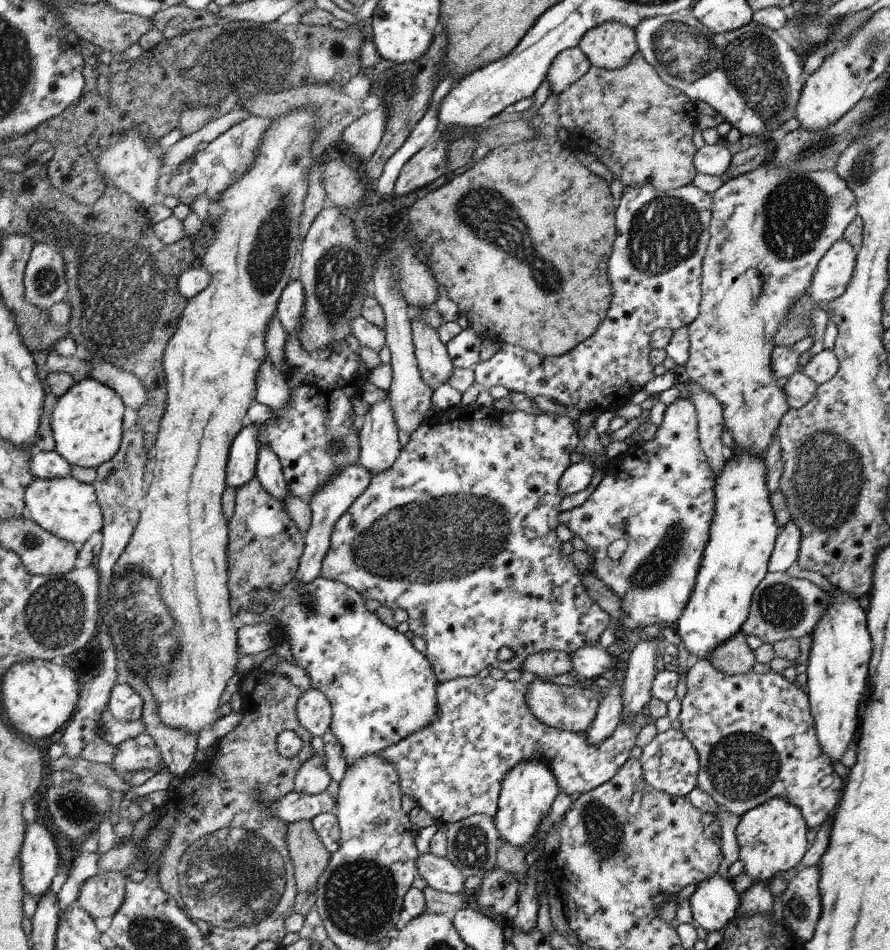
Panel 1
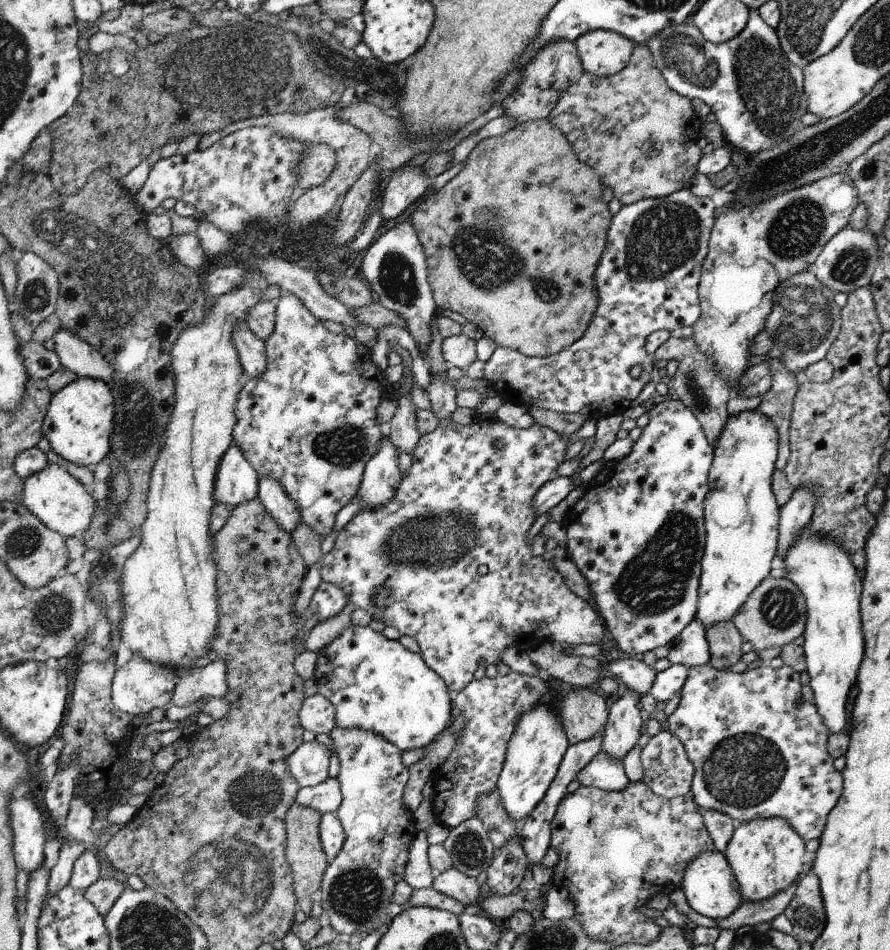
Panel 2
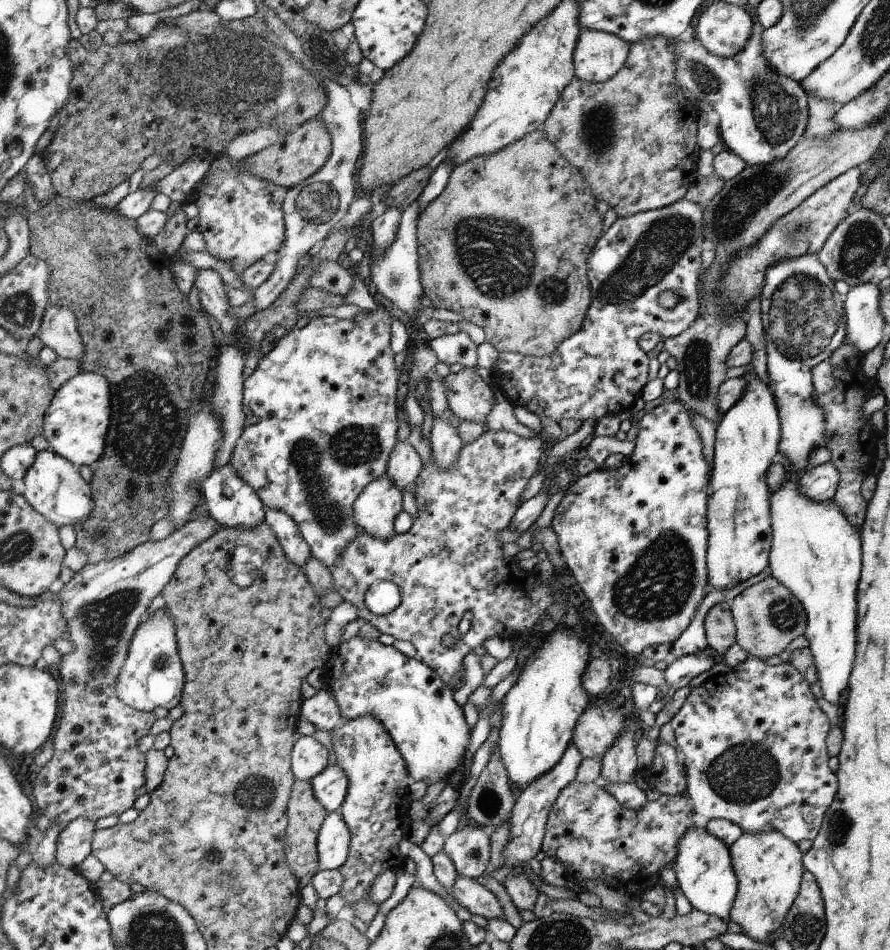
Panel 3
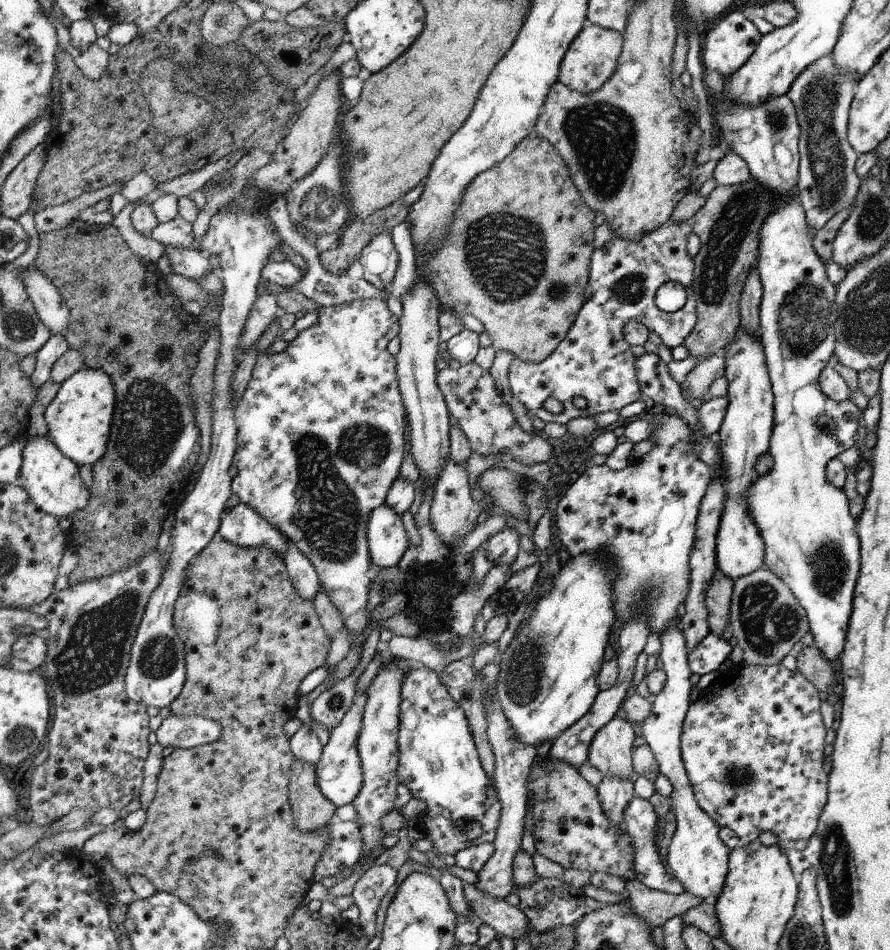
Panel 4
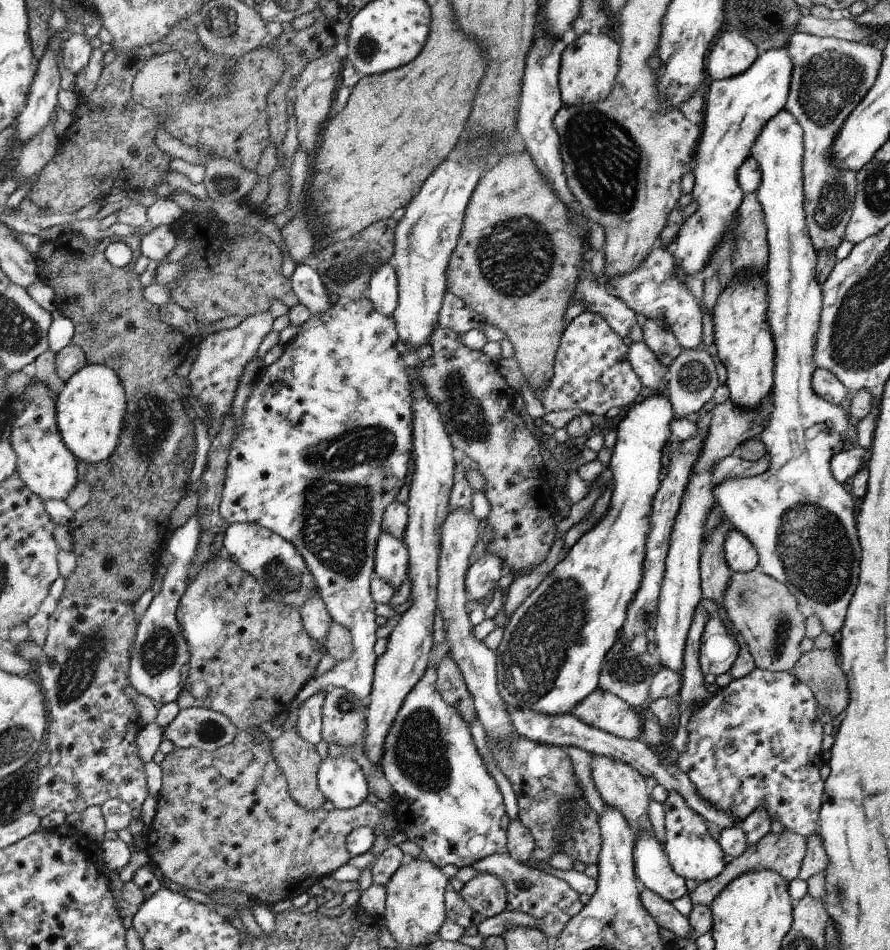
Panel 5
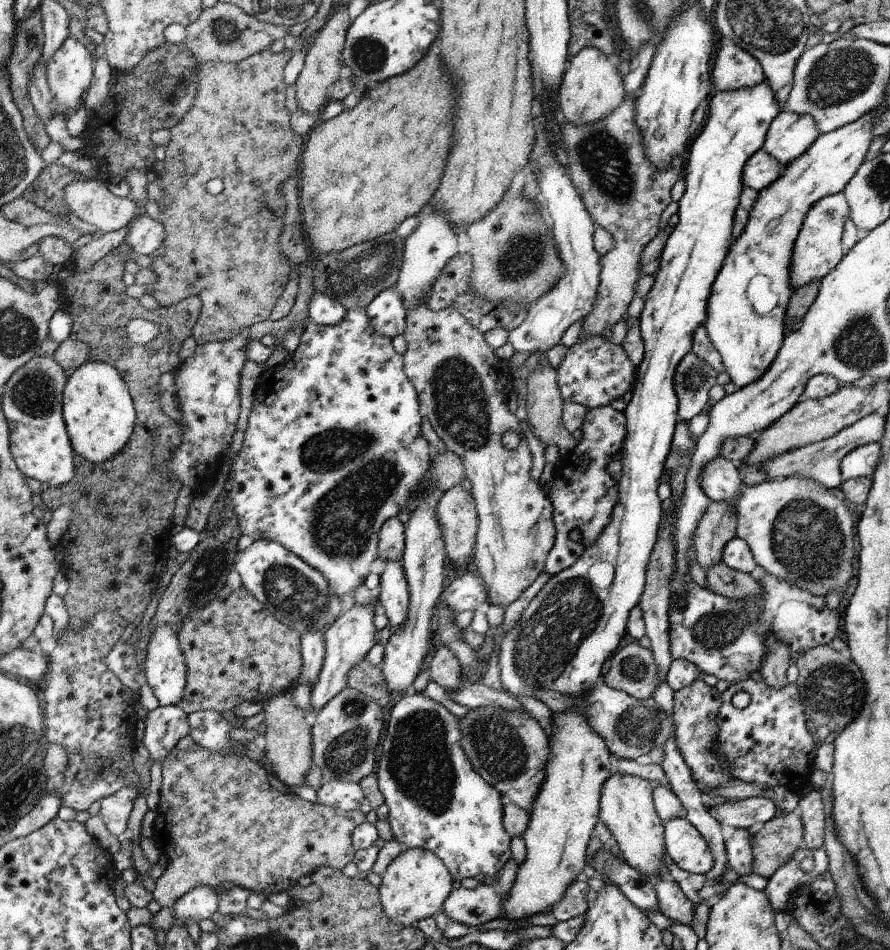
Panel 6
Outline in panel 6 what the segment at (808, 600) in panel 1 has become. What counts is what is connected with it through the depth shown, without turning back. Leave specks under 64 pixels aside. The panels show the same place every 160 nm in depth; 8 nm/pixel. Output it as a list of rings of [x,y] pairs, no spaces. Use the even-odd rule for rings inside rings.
[[[723,560],[713,564],[705,573],[707,587],[723,597],[752,600],[761,595],[761,586],[750,573],[734,570]],[[767,635],[766,638],[769,651],[759,672],[770,688],[781,689],[788,684],[786,671],[790,665],[795,664],[796,659],[791,657],[788,645],[778,641],[773,635]]]

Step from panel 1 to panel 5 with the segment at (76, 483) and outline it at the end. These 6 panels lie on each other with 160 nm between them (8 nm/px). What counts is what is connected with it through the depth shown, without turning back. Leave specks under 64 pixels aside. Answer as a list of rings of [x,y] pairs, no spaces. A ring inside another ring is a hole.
[[[33,378],[26,389],[23,390],[21,398],[23,398],[24,409],[22,414],[18,414],[12,427],[7,432],[7,438],[10,440],[15,452],[17,453],[17,472],[21,479],[37,494],[44,499],[65,500],[74,489],[76,484],[76,466],[81,466],[80,462],[76,462],[74,453],[66,446],[62,440],[60,427],[57,424],[57,403],[54,391],[42,381]]]

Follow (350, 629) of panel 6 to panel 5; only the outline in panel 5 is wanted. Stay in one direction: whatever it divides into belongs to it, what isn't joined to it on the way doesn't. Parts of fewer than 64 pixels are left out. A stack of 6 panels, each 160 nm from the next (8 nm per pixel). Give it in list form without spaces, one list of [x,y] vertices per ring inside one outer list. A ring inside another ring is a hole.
[[[332,688],[320,689],[309,696],[297,710],[296,728],[298,734],[312,744],[321,740],[321,712],[325,703],[325,696]]]

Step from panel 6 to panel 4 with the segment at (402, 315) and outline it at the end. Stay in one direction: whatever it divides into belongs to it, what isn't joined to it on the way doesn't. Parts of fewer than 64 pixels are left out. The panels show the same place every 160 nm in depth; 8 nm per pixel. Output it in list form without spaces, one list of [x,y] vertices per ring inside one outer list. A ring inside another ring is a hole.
[[[391,233],[375,236],[363,248],[358,261],[364,269],[363,278],[378,290],[388,293],[398,268],[398,252],[392,243]]]

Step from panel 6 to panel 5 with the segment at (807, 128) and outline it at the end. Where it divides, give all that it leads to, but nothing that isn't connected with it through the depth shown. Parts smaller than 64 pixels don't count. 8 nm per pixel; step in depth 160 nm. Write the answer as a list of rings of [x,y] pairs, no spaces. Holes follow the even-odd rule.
[[[785,108],[778,112],[778,114],[775,114],[765,124],[762,132],[755,138],[754,144],[751,146],[751,156],[756,159],[762,173],[760,186],[755,193],[757,194],[759,203],[765,214],[767,242],[769,246],[769,257],[765,274],[769,298],[767,319],[775,344],[775,367],[773,368],[772,392],[774,400],[770,422],[760,435],[762,436],[762,442],[766,447],[767,453],[771,456],[771,461],[769,469],[764,474],[755,477],[730,477],[729,479],[724,479],[721,483],[714,486],[713,495],[715,496],[715,504],[720,508],[722,514],[724,514],[724,516],[733,524],[733,528],[738,529],[754,545],[759,556],[758,568],[760,568],[764,574],[775,578],[778,582],[784,583],[799,604],[810,606],[810,608],[814,610],[815,614],[822,622],[823,630],[828,632],[828,634],[837,637],[840,628],[842,628],[842,622],[844,622],[845,619],[844,616],[846,616],[848,602],[850,602],[850,598],[852,598],[852,594],[854,594],[854,588],[856,588],[856,584],[858,584],[858,570],[860,570],[858,556],[860,556],[860,544],[858,544],[858,536],[856,536],[856,516],[854,516],[854,506],[857,506],[858,501],[854,498],[847,485],[839,483],[834,478],[831,471],[830,461],[836,453],[844,450],[846,442],[848,442],[846,430],[848,430],[848,425],[852,423],[854,419],[852,419],[850,414],[846,412],[846,405],[833,405],[826,402],[826,400],[814,392],[811,383],[814,369],[816,369],[815,364],[813,363],[813,354],[815,340],[818,336],[818,327],[821,323],[822,285],[815,277],[817,252],[812,246],[807,231],[806,215],[803,209],[803,154],[803,128],[794,116],[792,116],[792,114]]]

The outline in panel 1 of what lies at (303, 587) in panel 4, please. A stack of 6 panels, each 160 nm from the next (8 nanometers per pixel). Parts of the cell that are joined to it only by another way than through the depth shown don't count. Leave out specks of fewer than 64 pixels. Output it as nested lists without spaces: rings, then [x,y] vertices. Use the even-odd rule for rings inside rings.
[[[262,445],[257,460],[256,478],[272,496],[284,502],[289,495],[289,486],[285,481],[278,457],[267,446]]]

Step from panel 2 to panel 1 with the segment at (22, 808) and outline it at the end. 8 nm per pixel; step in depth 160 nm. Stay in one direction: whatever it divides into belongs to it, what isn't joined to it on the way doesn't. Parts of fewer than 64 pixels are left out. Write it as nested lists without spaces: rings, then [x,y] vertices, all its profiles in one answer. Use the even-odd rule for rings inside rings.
[[[37,820],[30,824],[30,836],[26,836],[26,848],[22,848],[26,892],[39,900],[48,894],[50,882],[56,874],[58,852],[52,834]]]

